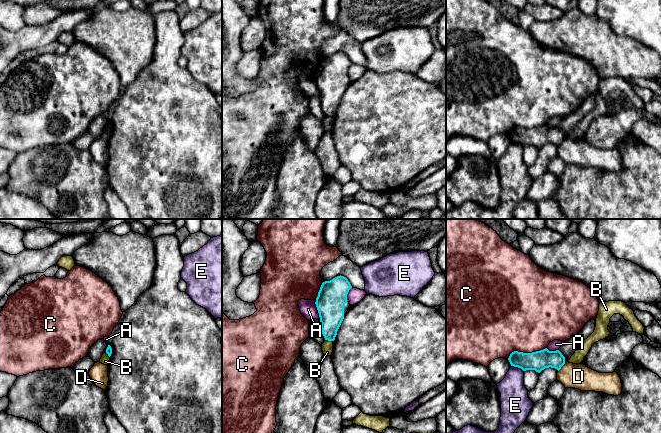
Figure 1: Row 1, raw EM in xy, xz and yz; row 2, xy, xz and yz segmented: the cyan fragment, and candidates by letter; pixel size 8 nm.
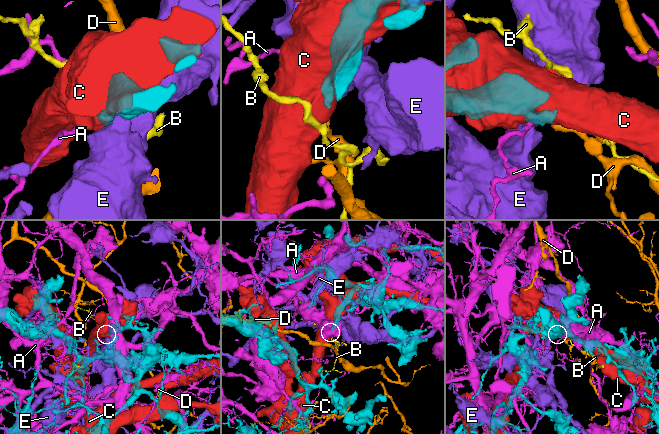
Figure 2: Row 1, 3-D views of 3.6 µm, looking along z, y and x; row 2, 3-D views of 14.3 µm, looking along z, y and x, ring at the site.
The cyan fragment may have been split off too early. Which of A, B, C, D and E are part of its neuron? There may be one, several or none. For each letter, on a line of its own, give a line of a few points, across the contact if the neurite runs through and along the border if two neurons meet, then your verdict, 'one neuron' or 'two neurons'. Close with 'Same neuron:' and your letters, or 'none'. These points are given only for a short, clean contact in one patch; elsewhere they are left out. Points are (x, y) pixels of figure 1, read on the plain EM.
A: two neurons
B: line xz (325, 115), (332, 117); two neurons
C: two neurons
D: line yz (565, 138), (558, 147); two neurons
E: two neurons
Same neuron: none

